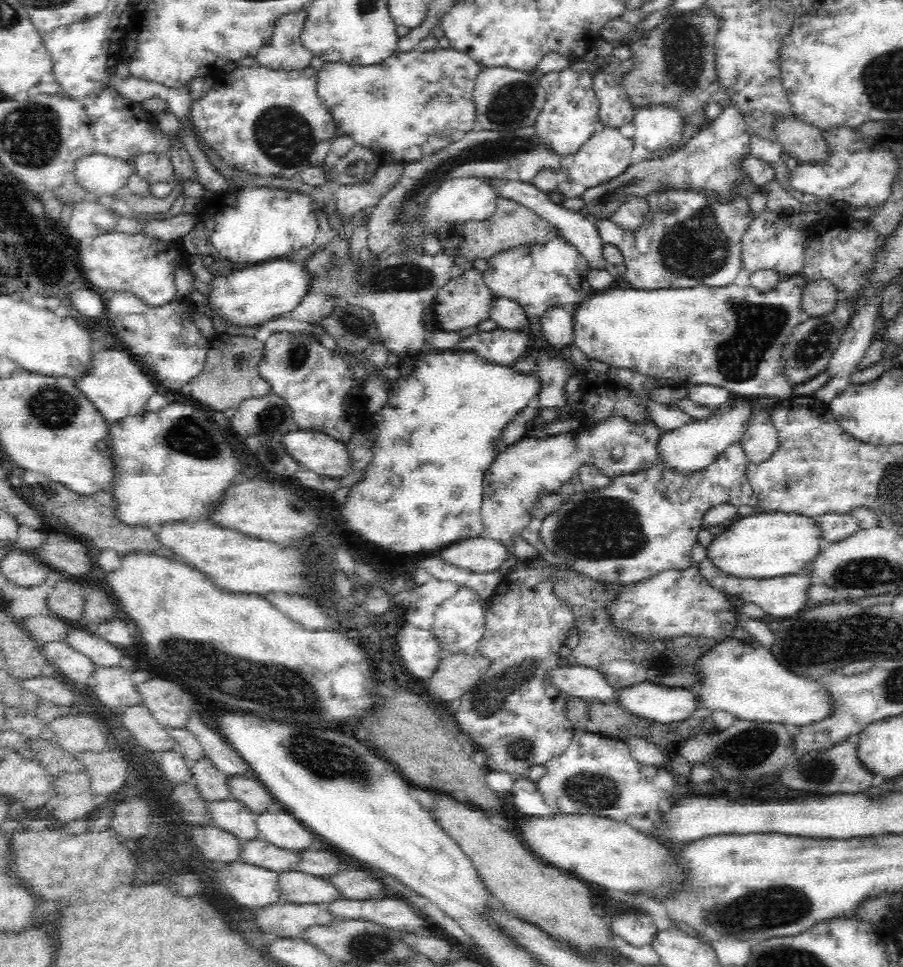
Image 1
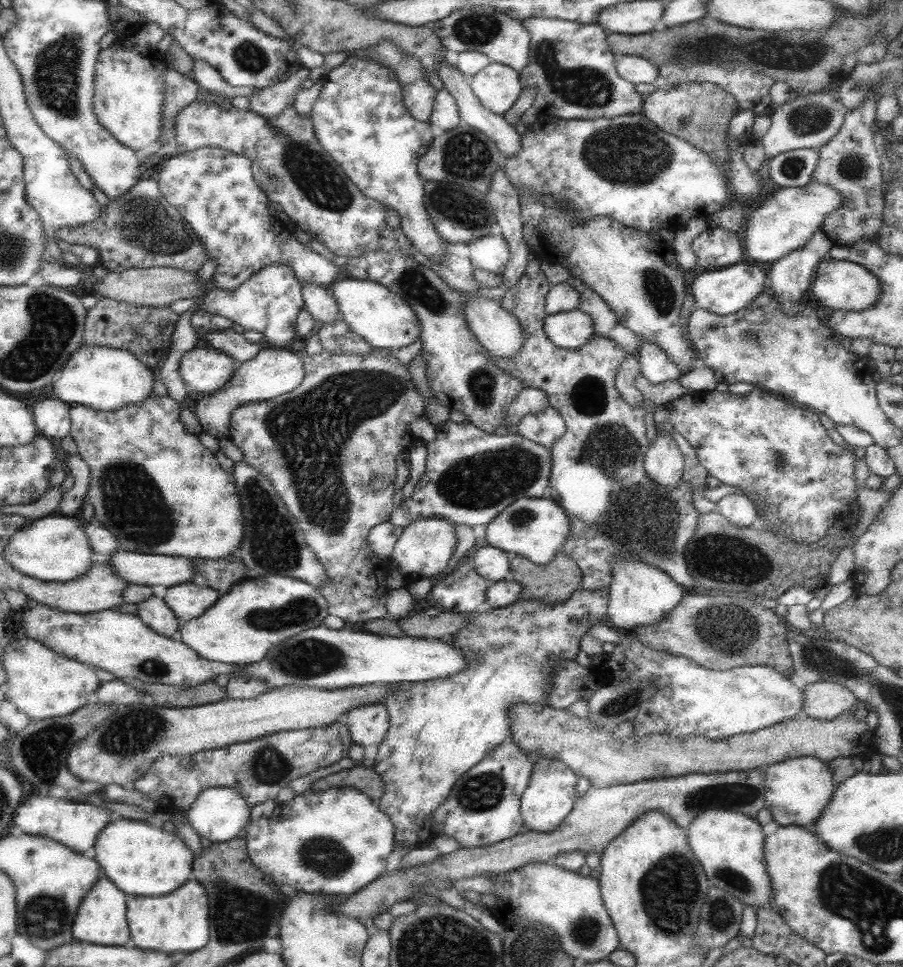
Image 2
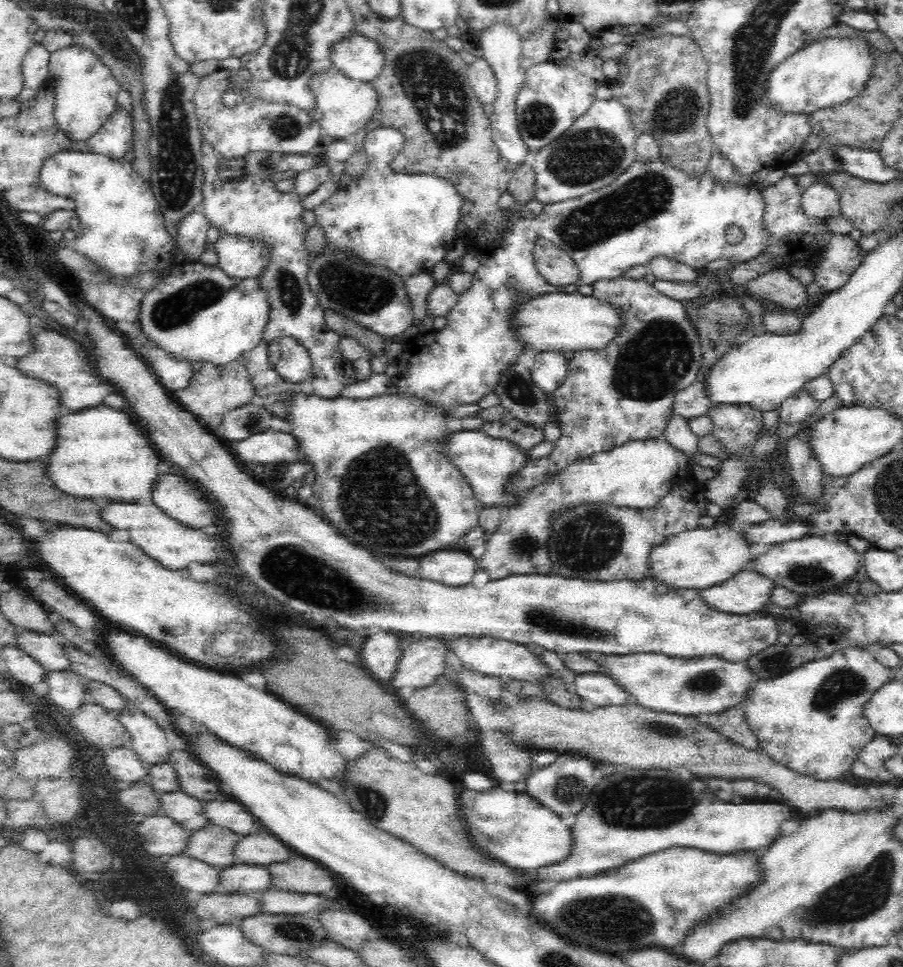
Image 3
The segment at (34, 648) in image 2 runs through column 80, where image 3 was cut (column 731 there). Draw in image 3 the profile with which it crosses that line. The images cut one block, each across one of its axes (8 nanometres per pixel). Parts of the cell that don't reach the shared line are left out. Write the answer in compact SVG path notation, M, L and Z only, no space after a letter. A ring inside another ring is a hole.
M594 654L588 656L594 658L602 666L602 674L614 678L628 694L630 702L652 710L652 712L664 712L664 714L680 714L680 716L708 716L708 714L722 714L724 710L736 708L742 704L752 690L752 686L758 684L756 674L748 670L742 662L728 662L718 656L706 656L706 658L670 658L666 654L634 654L634 656L606 656L606 654Z

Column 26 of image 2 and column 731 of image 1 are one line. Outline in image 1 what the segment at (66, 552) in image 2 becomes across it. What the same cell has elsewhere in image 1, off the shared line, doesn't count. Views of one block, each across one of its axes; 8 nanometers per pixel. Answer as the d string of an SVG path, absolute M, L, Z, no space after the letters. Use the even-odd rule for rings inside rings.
M756 512L752 516L734 520L730 526L724 526L720 534L714 536L708 546L708 560L728 576L736 578L778 578L788 574L804 574L806 566L822 554L820 548L822 534L816 518L800 514L764 514Z

